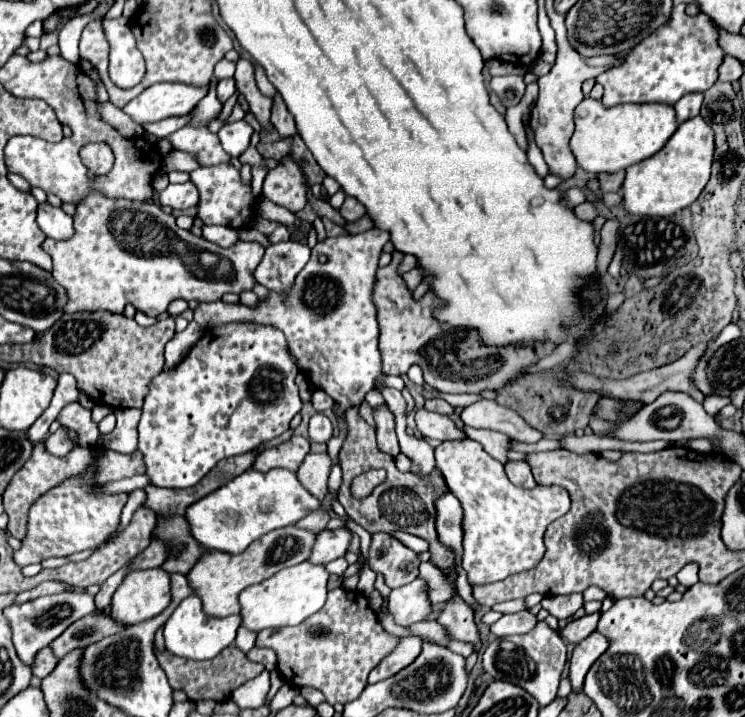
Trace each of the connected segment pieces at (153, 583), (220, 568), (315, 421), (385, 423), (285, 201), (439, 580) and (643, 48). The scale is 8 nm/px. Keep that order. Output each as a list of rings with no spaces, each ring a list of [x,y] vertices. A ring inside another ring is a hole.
[[[163,568],[129,572],[113,594],[111,616],[121,624],[139,624],[171,604],[171,574]]]
[[[285,526],[269,532],[261,540],[253,542],[243,554],[227,554],[227,552],[211,552],[205,554],[199,564],[193,566],[193,570],[187,574],[191,586],[195,588],[195,594],[201,596],[203,608],[209,616],[229,616],[239,614],[239,594],[243,588],[263,582],[265,578],[271,578],[275,572],[305,562],[311,556],[311,548],[315,544],[315,534],[307,532],[305,528],[297,526]]]
[[[315,414],[309,422],[309,438],[315,442],[327,442],[333,436],[331,420],[325,414]]]
[[[381,406],[379,410],[373,412],[373,416],[377,422],[377,446],[379,446],[379,450],[395,458],[399,454],[399,444],[397,444],[397,436],[395,436],[393,414],[389,412],[387,406]]]
[[[291,154],[283,156],[279,160],[279,166],[269,170],[263,182],[263,196],[295,214],[305,208],[307,190],[307,176],[303,174],[299,162],[291,158]]]
[[[423,562],[419,572],[421,572],[419,576],[425,578],[429,584],[429,596],[433,600],[433,604],[445,604],[447,600],[451,600],[457,594],[457,588],[449,580],[449,574],[445,570],[441,570],[439,566],[435,566],[433,562]]]
[[[685,4],[673,6],[671,18],[659,26],[651,36],[641,40],[631,54],[625,58],[621,66],[611,68],[609,72],[597,76],[597,82],[605,88],[603,92],[603,104],[605,106],[617,106],[623,102],[665,102],[665,104],[675,104],[681,96],[689,92],[705,92],[711,88],[717,80],[717,68],[721,66],[725,58],[725,52],[719,46],[719,32],[713,26],[711,18],[705,14],[697,16],[687,16],[685,14]]]

